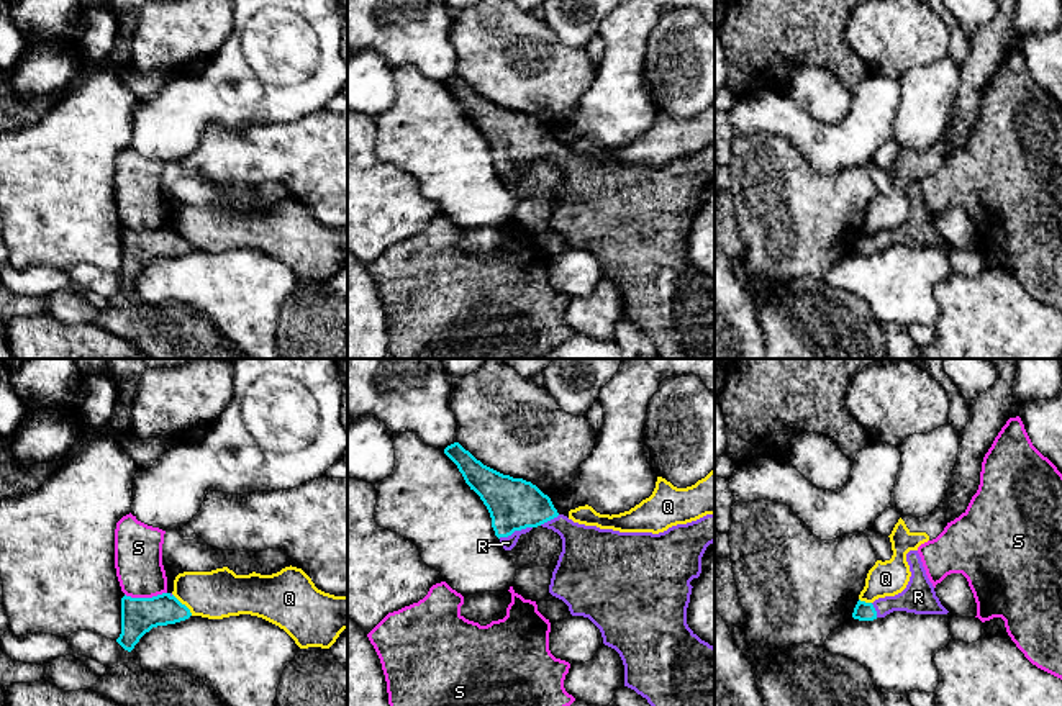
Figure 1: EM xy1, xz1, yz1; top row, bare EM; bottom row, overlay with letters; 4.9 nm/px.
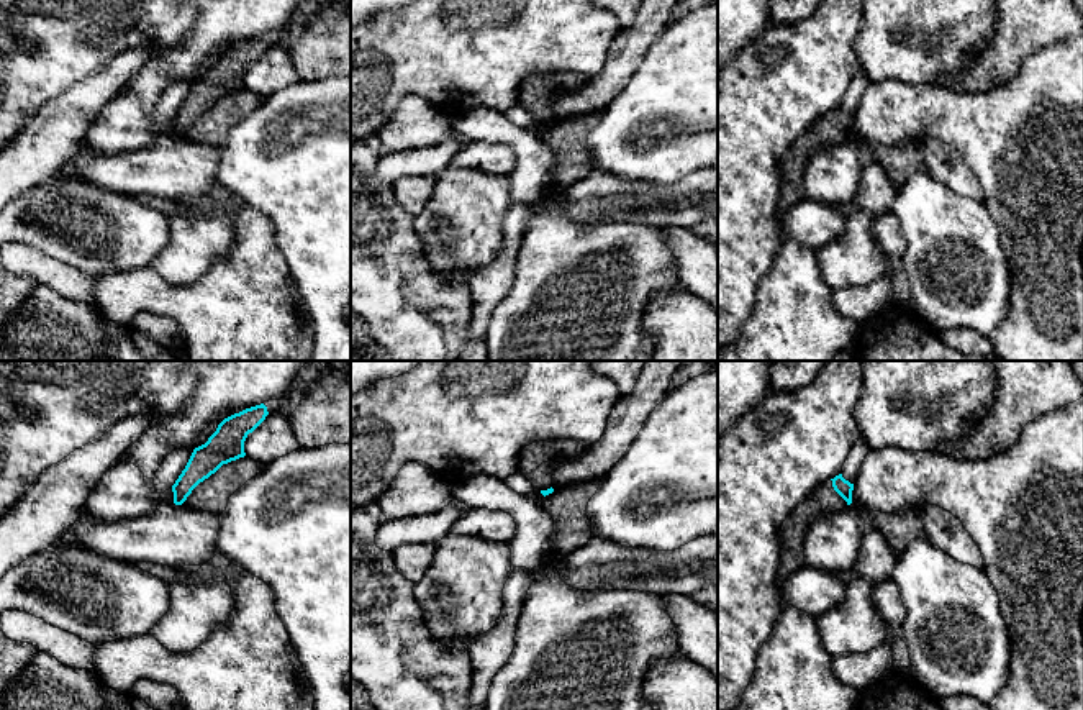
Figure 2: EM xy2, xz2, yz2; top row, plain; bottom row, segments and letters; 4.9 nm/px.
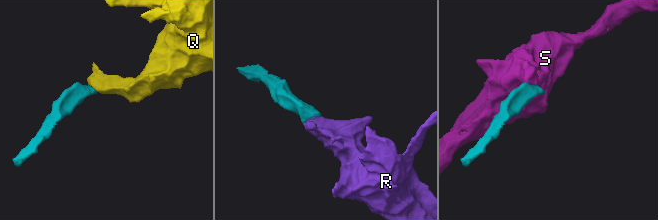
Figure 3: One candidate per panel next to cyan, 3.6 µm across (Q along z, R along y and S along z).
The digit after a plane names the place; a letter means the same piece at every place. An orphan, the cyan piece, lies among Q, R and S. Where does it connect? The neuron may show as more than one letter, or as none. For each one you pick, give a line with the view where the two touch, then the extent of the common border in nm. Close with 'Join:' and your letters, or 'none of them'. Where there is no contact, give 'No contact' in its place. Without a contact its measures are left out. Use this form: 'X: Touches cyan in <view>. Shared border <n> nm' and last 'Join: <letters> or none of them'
R: Touches cyan in xz1. Shared border 180 nm
Join: R

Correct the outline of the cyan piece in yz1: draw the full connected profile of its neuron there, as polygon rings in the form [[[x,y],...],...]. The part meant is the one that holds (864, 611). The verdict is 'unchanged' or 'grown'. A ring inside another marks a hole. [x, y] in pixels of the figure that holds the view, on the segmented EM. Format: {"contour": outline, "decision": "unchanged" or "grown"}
{"contour": [[[910,550],[906,554],[906,562],[911,572],[906,588],[895,596],[878,598],[874,603],[859,600],[852,613],[854,619],[874,621],[877,618],[885,618],[893,611],[906,611],[914,614],[949,613],[936,596],[934,586],[926,575],[918,550]]], "decision": "grown"}

